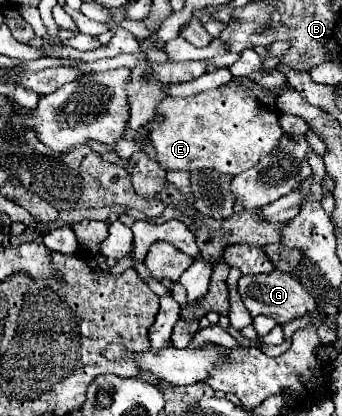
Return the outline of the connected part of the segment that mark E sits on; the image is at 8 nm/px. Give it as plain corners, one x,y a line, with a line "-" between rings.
218,87
210,89
192,97
164,97
164,101
158,105
156,115
162,115
162,123
150,129
150,141
156,149
158,165
164,171
194,171
194,169
214,169
224,175
240,175
242,171
254,167
262,157
270,155
276,145
280,143
280,135
284,131
280,129
280,113
272,107
262,105
254,97
250,97
240,87

